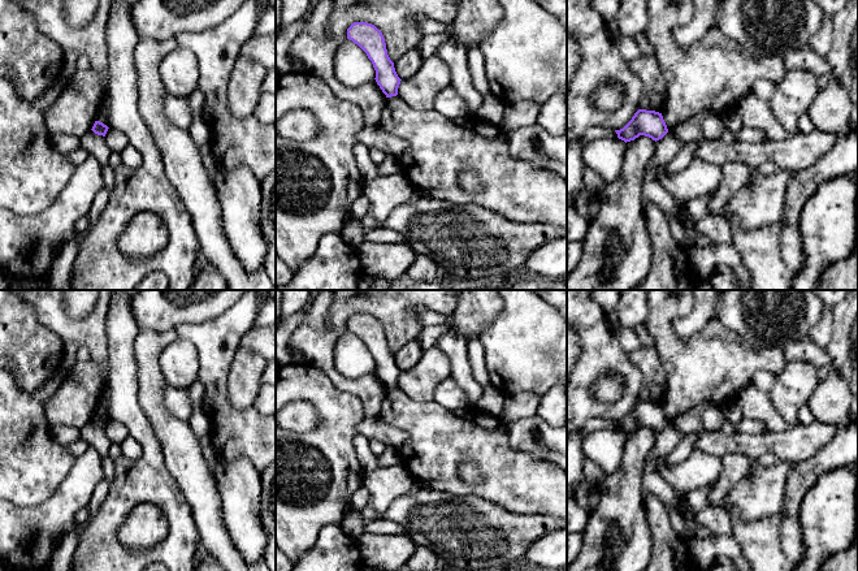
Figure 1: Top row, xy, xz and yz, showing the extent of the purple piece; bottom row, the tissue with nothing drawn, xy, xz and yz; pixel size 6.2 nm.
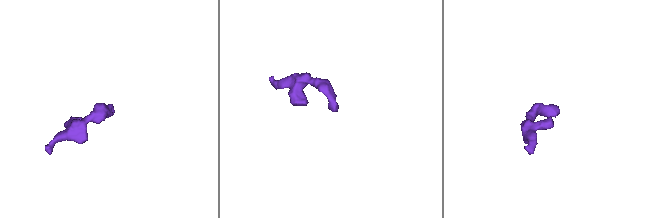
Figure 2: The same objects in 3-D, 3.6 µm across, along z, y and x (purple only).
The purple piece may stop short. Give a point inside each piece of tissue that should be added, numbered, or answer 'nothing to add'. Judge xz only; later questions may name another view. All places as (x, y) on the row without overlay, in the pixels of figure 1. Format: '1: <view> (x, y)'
nothing to add

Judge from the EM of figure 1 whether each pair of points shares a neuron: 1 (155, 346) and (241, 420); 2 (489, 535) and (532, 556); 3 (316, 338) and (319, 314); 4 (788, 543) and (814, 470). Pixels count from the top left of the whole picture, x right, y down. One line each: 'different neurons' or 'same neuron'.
1: different neurons
2: different neurons
3: same neuron
4: same neuron

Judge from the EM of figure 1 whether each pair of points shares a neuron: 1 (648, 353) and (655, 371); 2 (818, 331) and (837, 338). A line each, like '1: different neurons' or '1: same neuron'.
1: same neuron
2: different neurons

